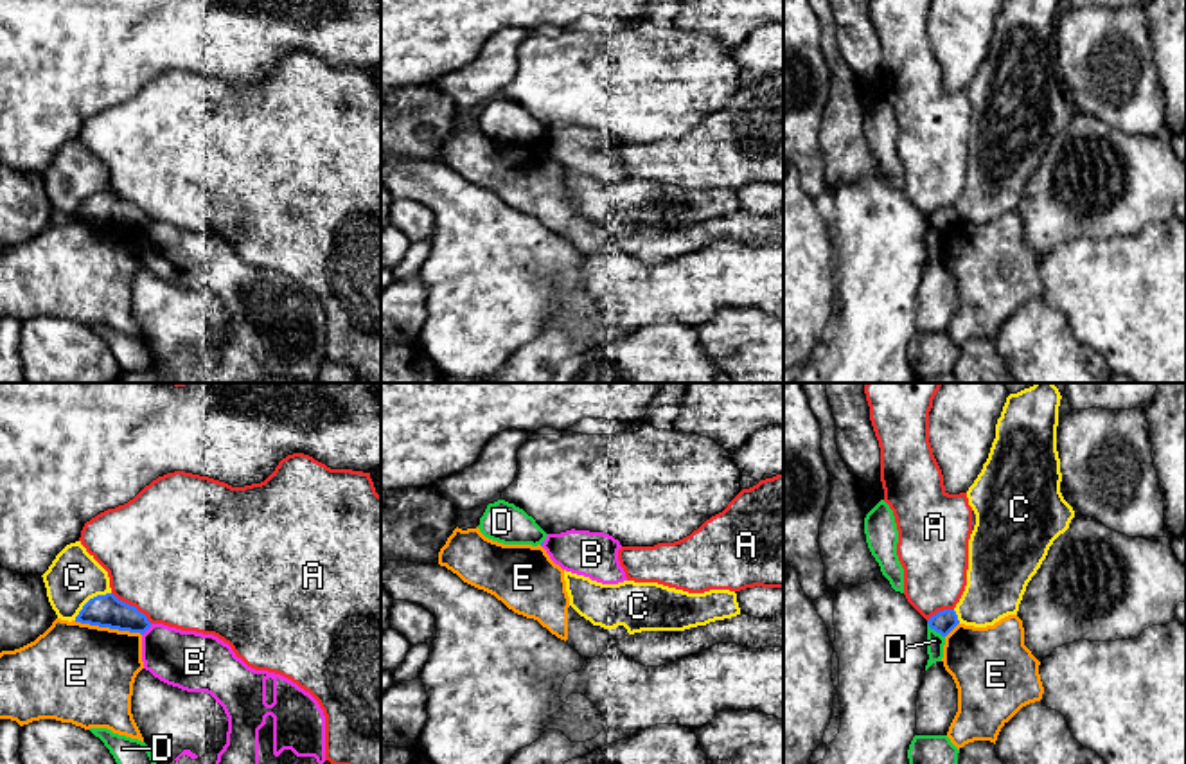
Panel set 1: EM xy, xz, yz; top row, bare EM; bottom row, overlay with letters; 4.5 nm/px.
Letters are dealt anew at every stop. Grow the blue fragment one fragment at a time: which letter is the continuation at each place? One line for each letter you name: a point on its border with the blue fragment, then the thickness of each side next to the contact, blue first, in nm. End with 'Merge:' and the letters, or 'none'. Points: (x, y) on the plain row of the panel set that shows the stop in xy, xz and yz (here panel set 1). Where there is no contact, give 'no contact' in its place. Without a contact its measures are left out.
Merge: none

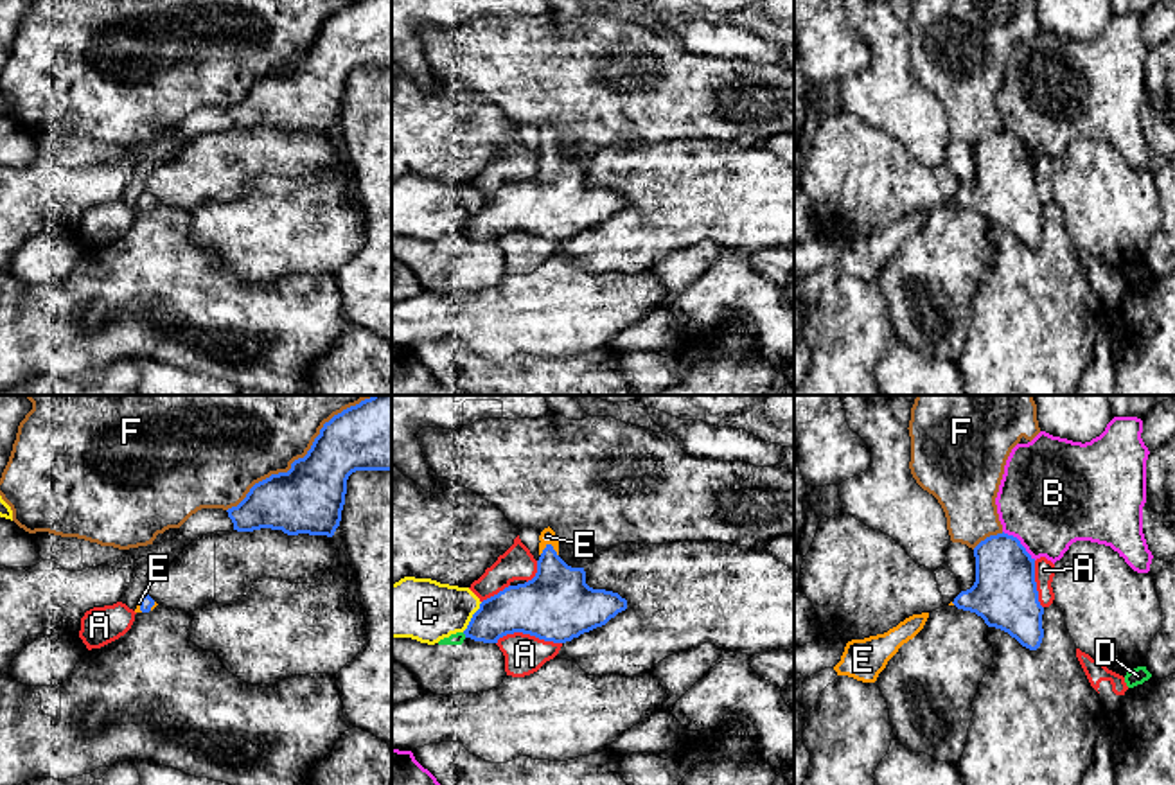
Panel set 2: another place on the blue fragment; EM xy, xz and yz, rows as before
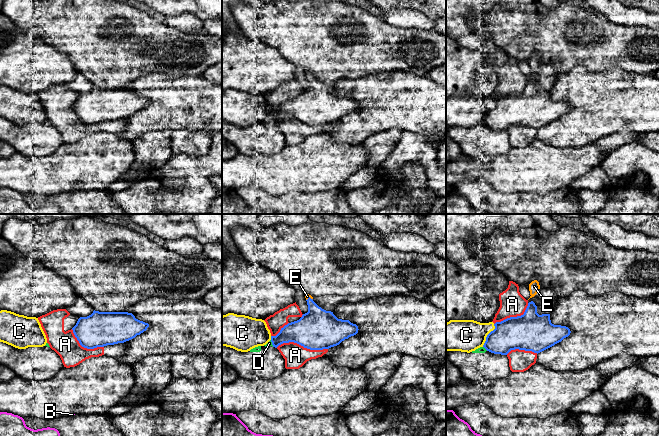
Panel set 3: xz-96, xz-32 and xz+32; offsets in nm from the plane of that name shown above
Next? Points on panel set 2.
E: xz (550, 142) | 300/70 nm
Merge: E

